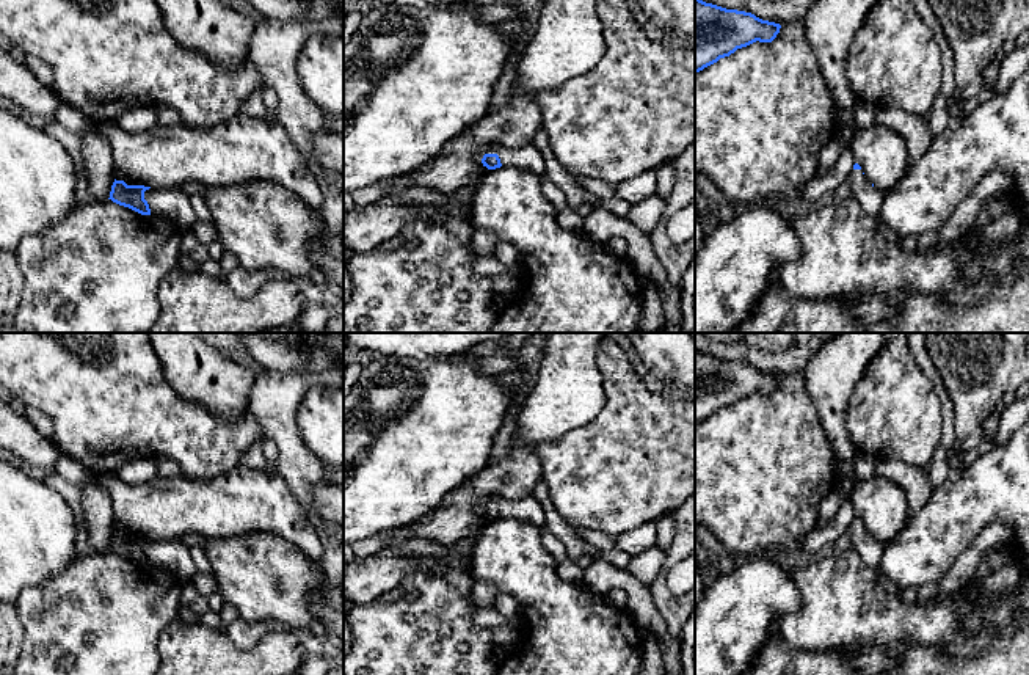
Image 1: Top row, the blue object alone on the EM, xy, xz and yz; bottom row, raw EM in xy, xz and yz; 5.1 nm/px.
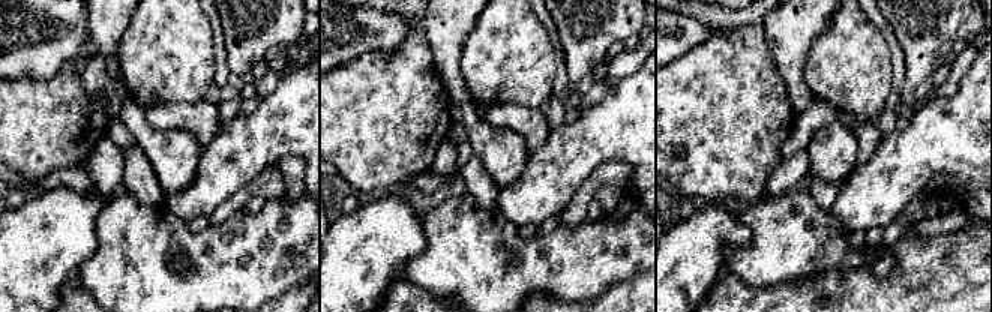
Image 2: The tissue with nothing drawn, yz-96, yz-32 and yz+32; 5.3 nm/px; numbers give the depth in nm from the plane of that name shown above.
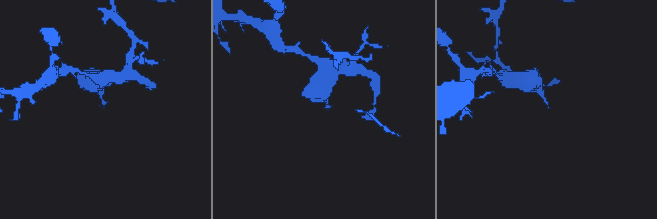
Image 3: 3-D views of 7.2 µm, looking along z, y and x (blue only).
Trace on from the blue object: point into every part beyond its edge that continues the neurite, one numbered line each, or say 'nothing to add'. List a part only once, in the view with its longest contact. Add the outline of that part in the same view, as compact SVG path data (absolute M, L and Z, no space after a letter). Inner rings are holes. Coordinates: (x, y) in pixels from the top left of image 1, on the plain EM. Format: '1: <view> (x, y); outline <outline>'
1: xz (529, 509); outline M488 496L486 499L475 502L472 509L477 513L482 513L485 505L497 505L502 518L527 521L536 527L544 527L544 510L533 496L514 501Z

